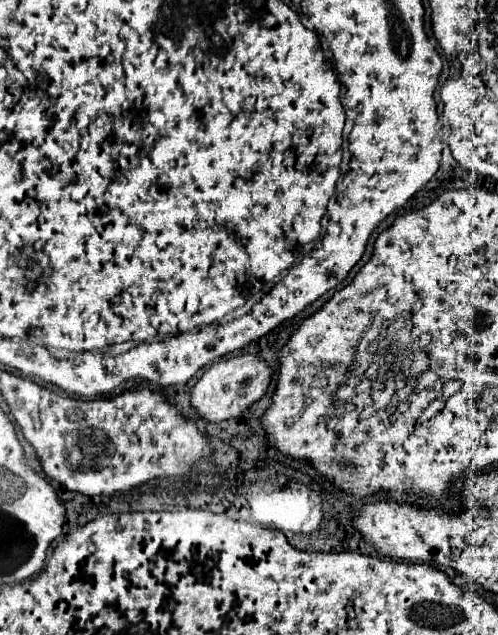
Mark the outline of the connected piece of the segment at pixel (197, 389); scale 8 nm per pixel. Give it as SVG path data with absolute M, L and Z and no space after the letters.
M242 354L226 362L216 362L202 374L202 378L192 388L190 404L198 412L198 416L202 416L206 422L222 422L240 416L250 404L254 404L266 394L266 388L270 384L270 374L272 370L260 358L250 354Z

